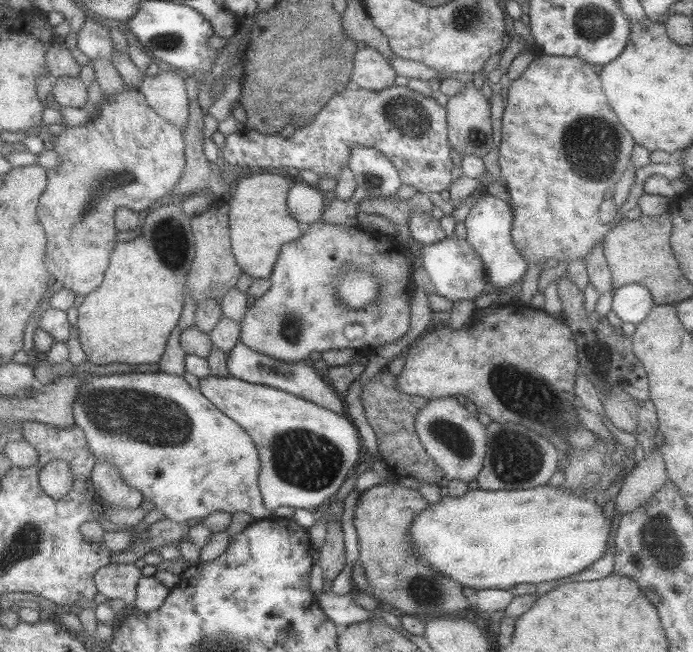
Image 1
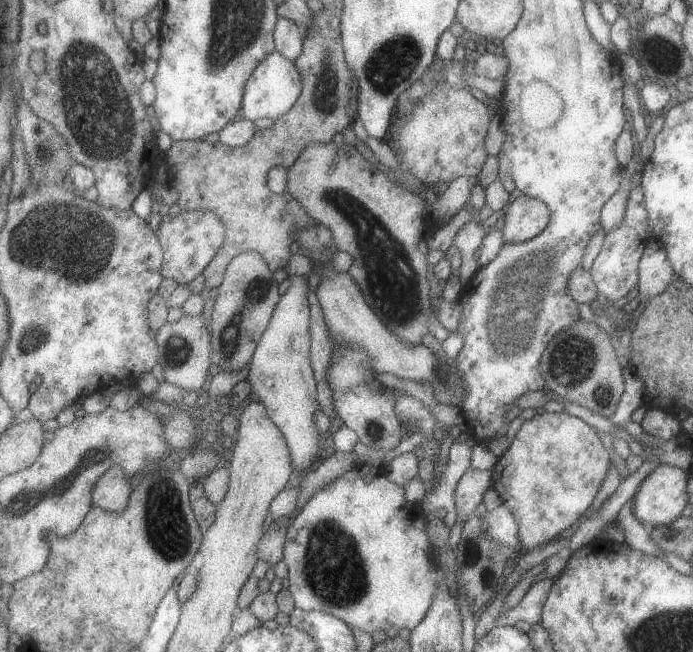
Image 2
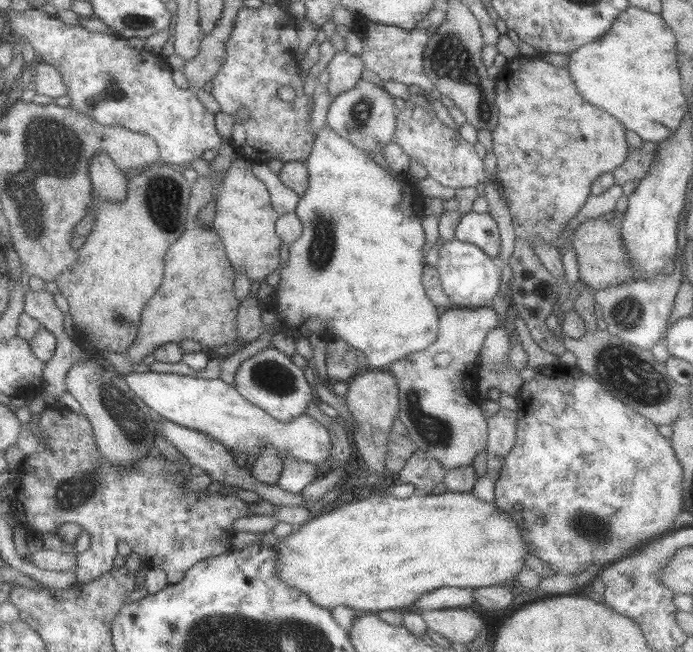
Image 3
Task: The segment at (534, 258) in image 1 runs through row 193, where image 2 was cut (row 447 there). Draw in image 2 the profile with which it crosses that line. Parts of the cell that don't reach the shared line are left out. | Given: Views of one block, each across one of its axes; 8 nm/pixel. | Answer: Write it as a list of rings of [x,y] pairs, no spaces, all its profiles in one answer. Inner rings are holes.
[[[546,412],[524,421],[510,448],[498,458],[491,470],[493,488],[518,522],[518,534],[521,539],[519,555],[554,542],[566,528],[580,522],[582,514],[590,508],[610,470],[610,462],[610,452],[604,448],[597,429],[579,417],[566,412]]]

